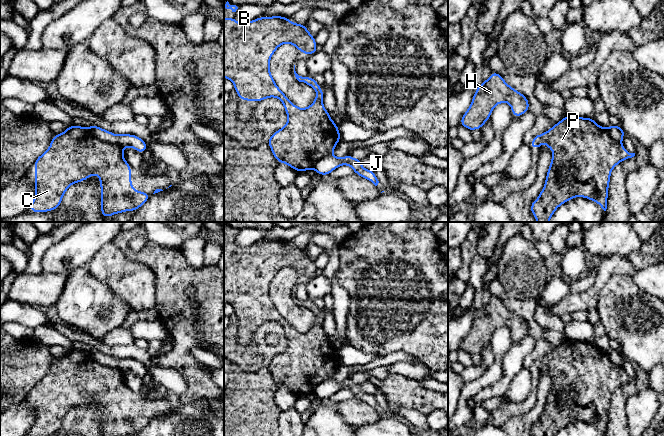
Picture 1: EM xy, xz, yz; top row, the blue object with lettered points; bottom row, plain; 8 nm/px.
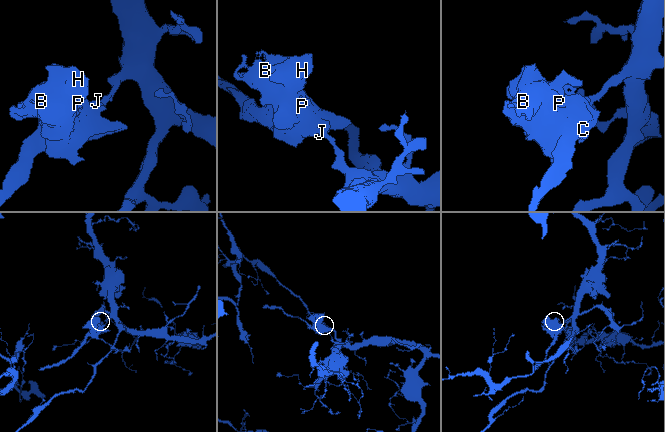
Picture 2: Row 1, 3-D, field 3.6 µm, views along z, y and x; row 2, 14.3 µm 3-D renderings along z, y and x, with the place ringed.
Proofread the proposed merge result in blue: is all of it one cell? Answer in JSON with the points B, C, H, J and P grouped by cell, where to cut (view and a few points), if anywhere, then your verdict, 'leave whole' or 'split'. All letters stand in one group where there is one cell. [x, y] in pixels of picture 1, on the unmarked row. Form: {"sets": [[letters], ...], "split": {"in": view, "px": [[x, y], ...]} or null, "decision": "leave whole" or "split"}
{"sets": [["B", "C", "H", "P"], ["J"]], "split": {"in": "xy", "px": [[89, 351], [95, 361], [117, 367], [122, 372]]}, "decision": "split"}

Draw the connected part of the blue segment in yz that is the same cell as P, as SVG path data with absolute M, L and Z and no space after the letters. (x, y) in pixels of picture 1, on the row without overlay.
M566 339L544 358L535 359L530 367L530 373L541 373L542 365L545 366L546 371L552 373L553 379L544 411L538 419L537 424L531 427L531 436L555 436L559 430L575 421L590 423L598 427L606 435L612 393L623 384L634 381L635 377L629 377L621 366L613 364L607 353L599 350L592 341L584 342Z

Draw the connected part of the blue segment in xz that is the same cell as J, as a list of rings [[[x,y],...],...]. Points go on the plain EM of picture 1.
[[[347,378],[343,382],[338,382],[335,380],[327,380],[320,384],[318,384],[315,387],[314,394],[319,399],[325,399],[327,400],[330,398],[333,394],[338,392],[342,389],[349,389],[355,396],[356,399],[359,399],[370,406],[372,406],[375,410],[378,409],[379,405],[374,397],[373,394],[368,394],[362,391],[361,389],[362,383],[355,383],[350,380],[350,378]]]

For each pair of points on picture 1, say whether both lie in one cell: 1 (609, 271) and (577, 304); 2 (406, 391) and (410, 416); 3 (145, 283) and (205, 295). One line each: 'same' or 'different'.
1: same
2: different
3: different

